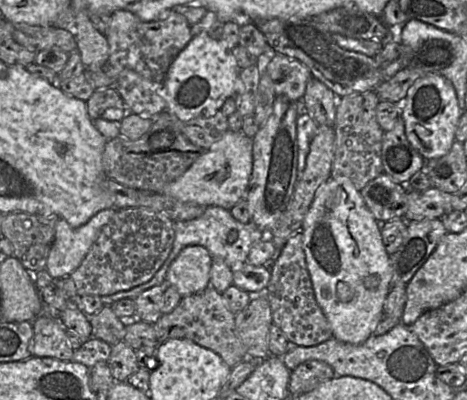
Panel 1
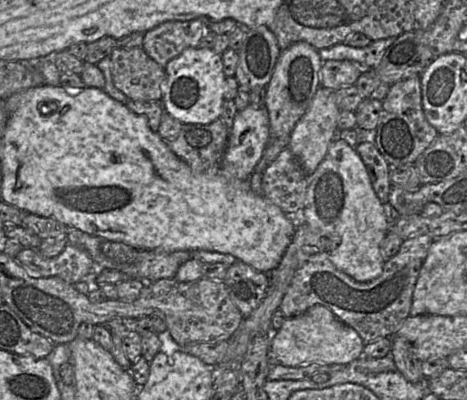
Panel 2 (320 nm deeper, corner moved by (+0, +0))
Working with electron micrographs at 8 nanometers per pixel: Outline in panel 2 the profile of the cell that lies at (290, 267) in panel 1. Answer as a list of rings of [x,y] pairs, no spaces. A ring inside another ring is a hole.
[[[428,235],[403,240],[397,254],[384,262],[381,275],[369,282],[357,282],[338,270],[328,252],[313,254],[296,270],[279,310],[285,318],[291,318],[315,305],[322,305],[352,327],[365,344],[378,338],[392,337],[410,316],[416,281],[432,242],[433,238]]]

